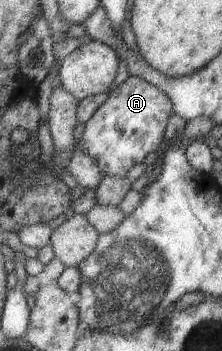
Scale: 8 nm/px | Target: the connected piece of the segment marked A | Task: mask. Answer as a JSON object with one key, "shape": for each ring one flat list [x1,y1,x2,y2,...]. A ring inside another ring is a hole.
{"shape":[[128,76,109,92,106,102,88,119,75,149,90,156,104,176,126,177,132,166,160,148,173,114,173,104,160,88,142,77]]}

